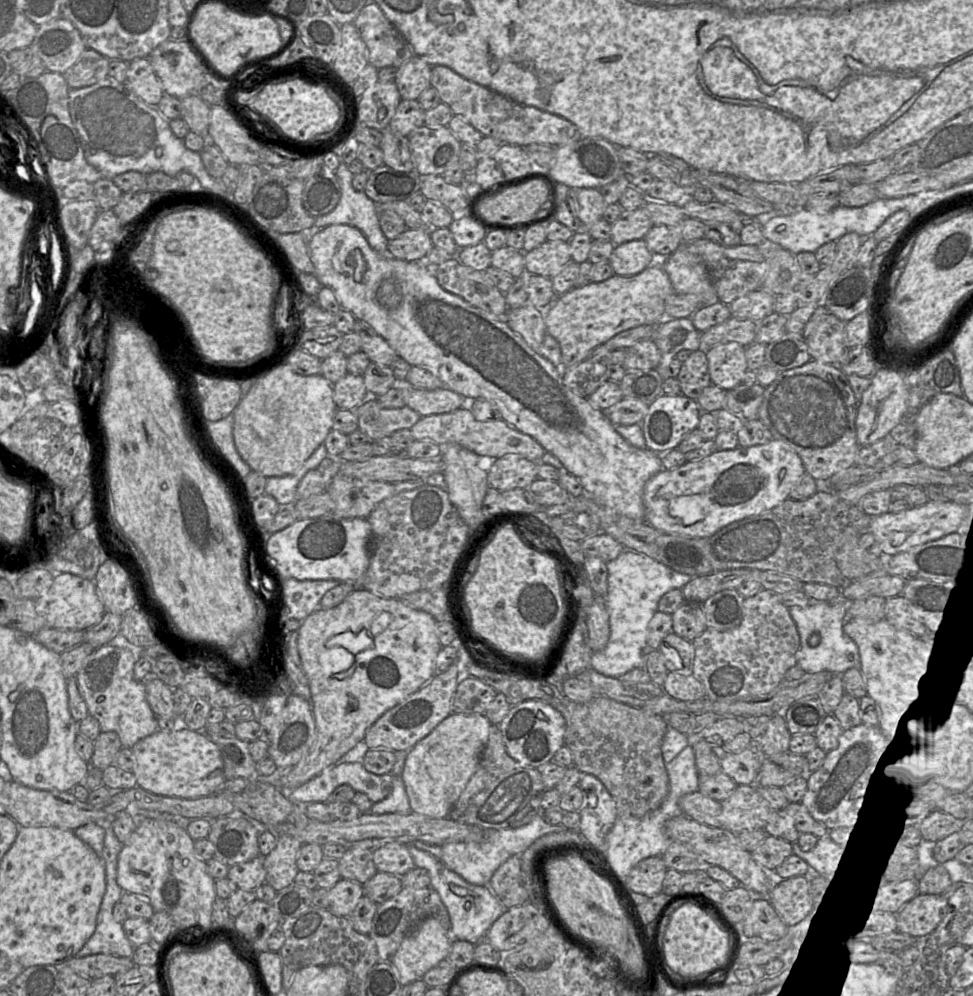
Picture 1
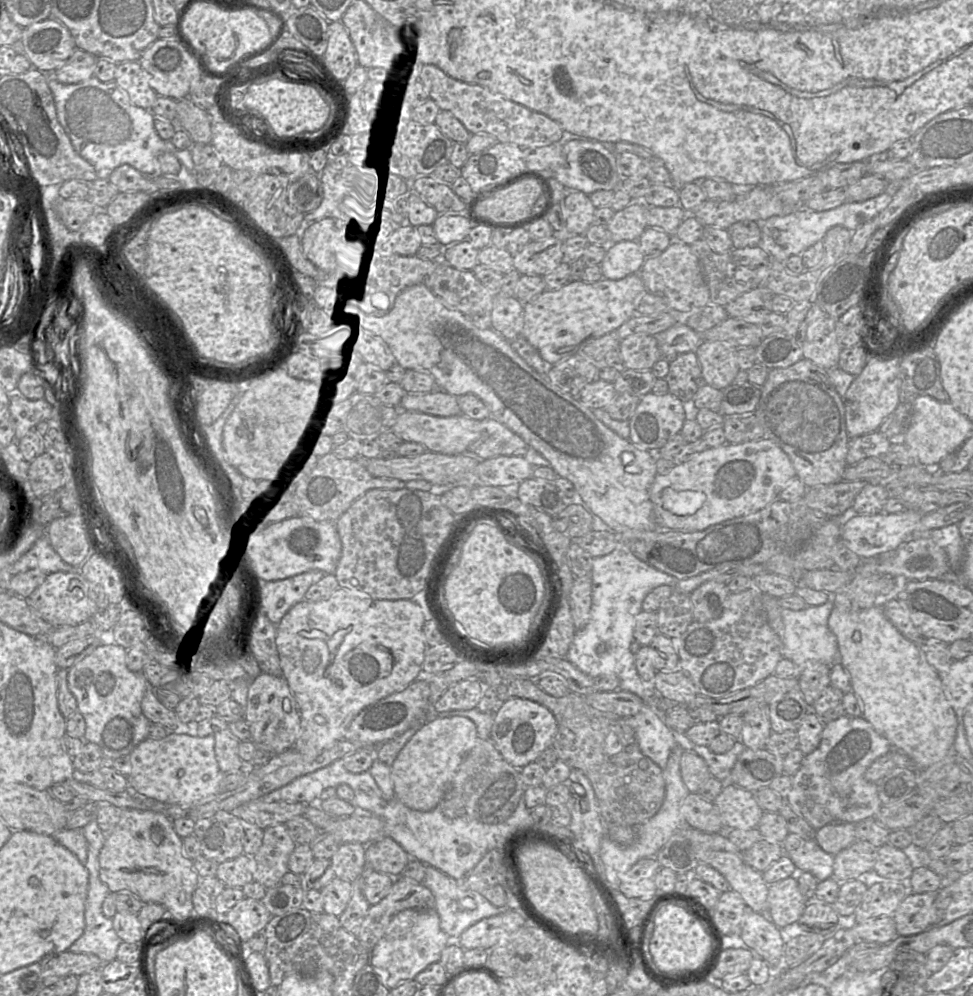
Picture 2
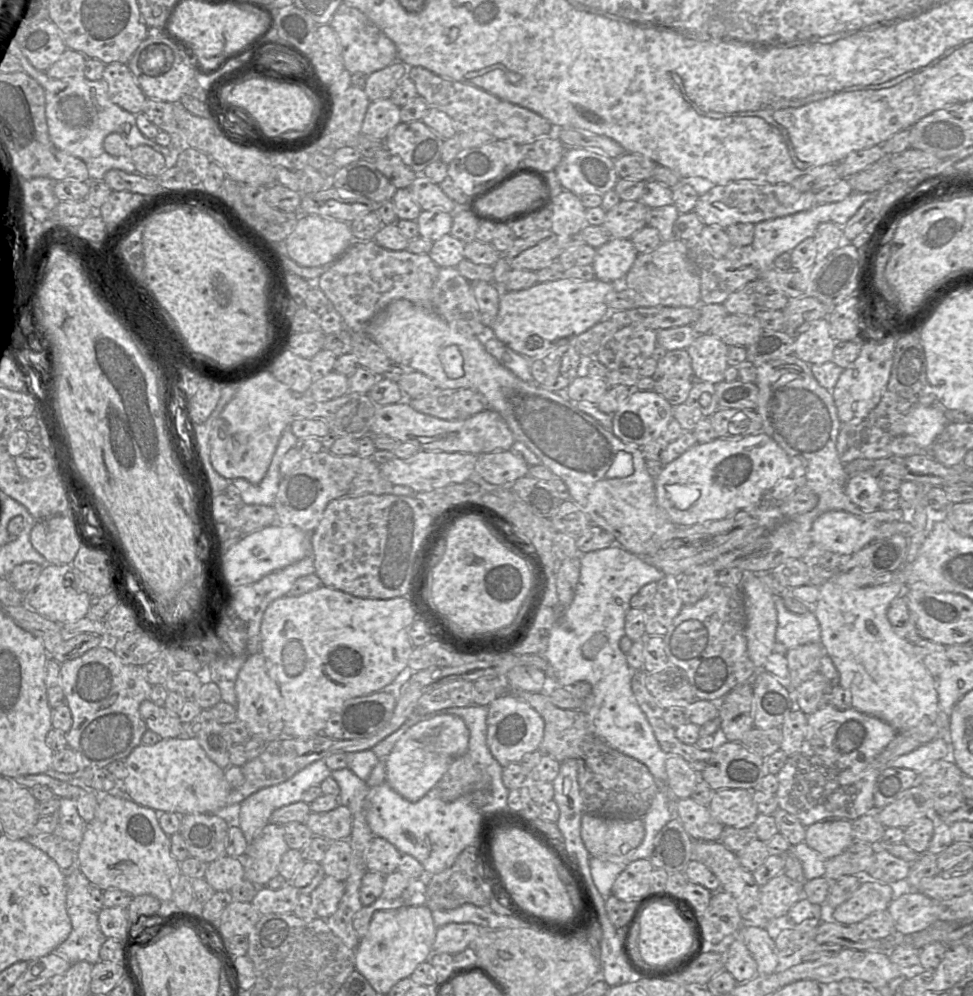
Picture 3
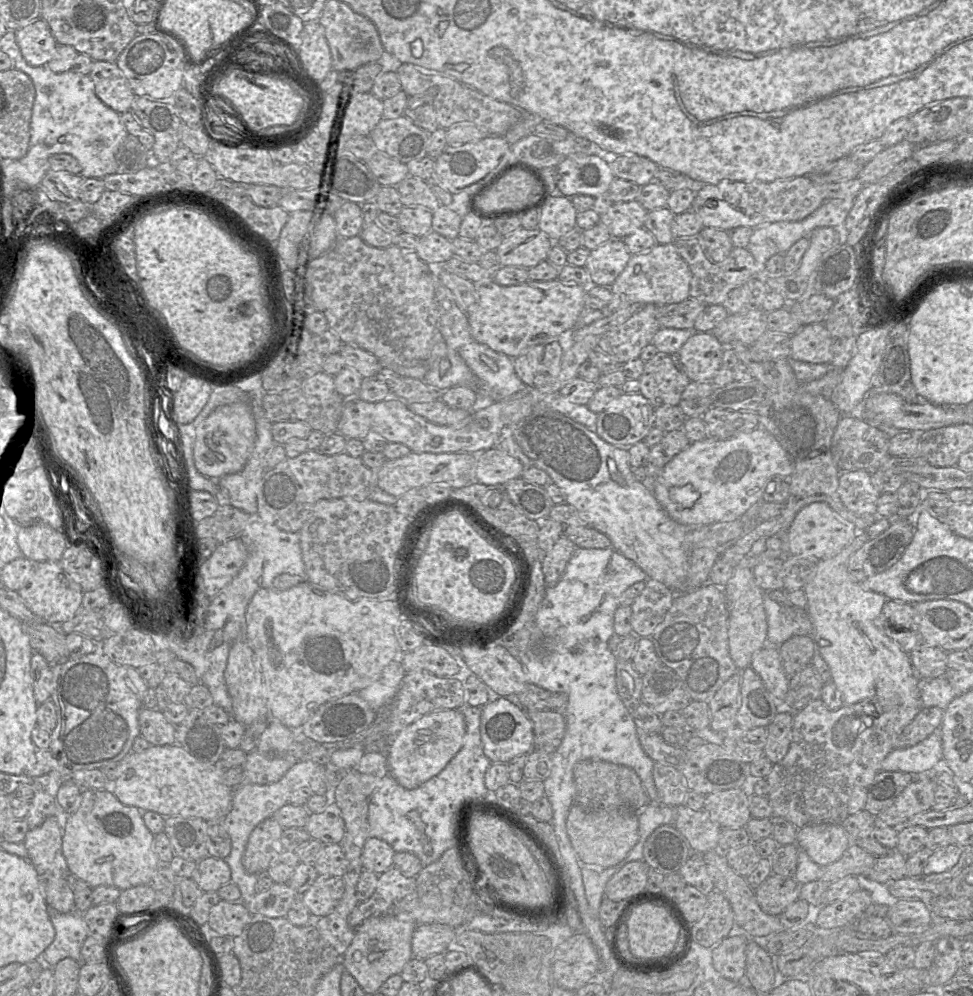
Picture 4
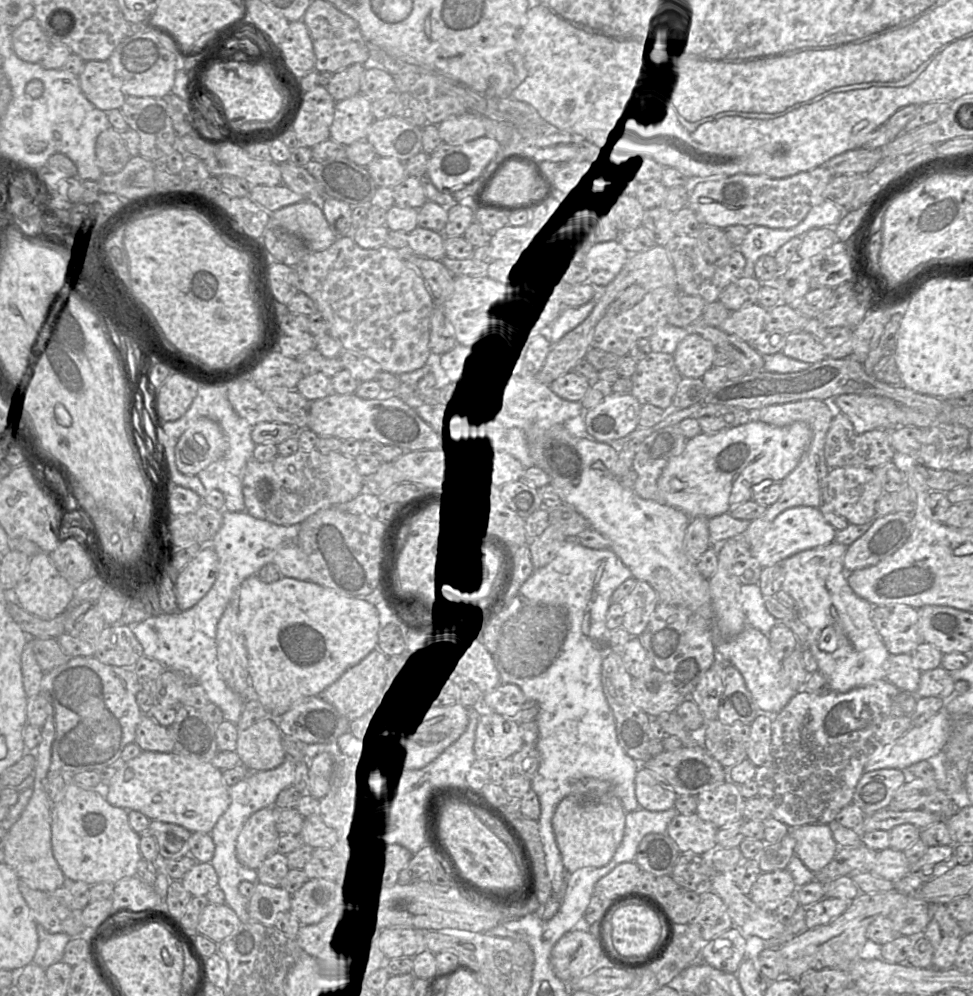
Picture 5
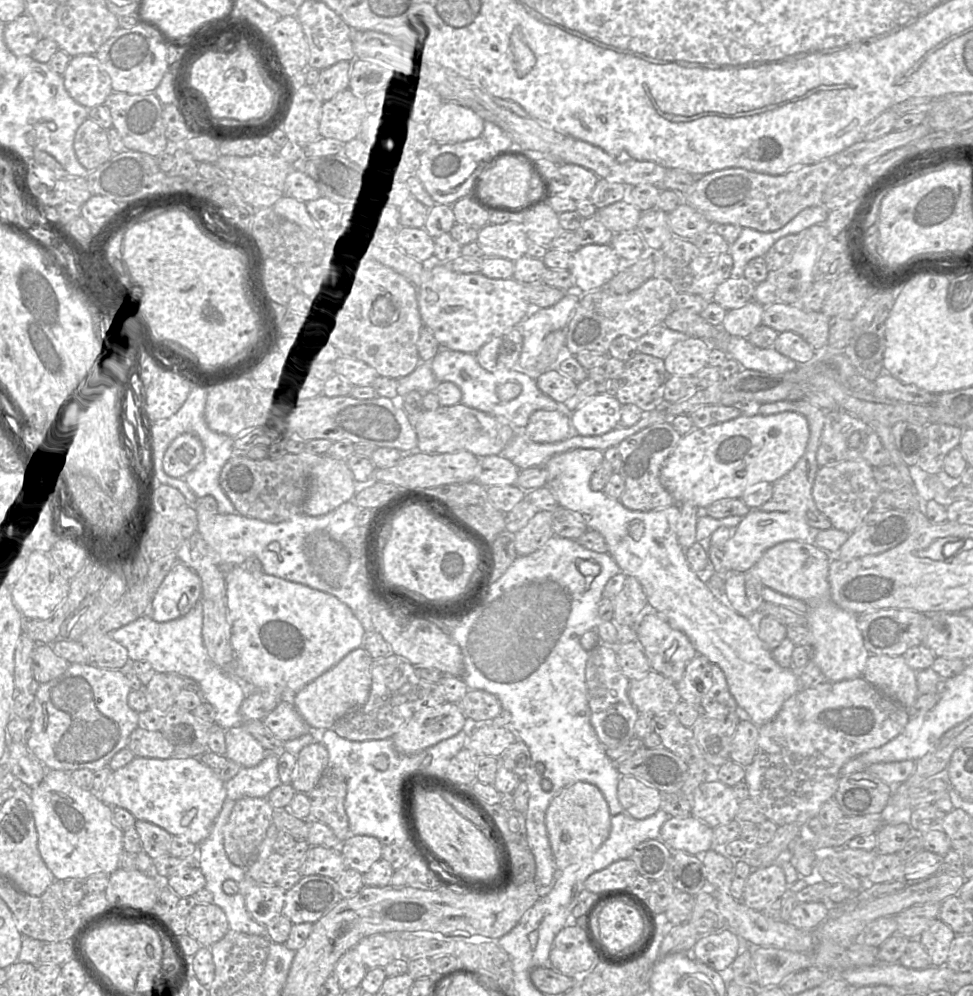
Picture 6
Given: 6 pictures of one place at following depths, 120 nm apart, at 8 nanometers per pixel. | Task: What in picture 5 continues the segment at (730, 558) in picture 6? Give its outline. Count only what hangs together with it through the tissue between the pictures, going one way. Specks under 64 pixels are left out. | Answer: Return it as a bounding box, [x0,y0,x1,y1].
[750,506,837,568]

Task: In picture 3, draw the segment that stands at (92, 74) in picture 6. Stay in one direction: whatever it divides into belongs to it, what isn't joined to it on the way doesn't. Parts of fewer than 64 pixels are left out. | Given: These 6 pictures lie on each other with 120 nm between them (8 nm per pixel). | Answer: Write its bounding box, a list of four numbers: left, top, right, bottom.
[102,62,147,115]

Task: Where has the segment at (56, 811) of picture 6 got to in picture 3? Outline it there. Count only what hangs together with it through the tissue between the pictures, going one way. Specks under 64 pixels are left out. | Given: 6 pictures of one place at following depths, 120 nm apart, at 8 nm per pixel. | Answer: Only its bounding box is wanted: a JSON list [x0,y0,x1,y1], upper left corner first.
[76,792,182,902]

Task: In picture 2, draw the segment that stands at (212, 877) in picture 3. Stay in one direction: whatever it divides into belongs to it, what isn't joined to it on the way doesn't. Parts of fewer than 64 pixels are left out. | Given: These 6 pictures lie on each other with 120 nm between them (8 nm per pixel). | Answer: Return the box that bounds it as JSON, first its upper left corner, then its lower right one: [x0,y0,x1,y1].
[216,854,256,887]

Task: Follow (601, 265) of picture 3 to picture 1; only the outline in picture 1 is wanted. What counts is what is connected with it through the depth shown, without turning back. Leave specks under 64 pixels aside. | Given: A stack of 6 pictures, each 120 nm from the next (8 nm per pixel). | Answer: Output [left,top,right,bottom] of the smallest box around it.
[609,239,656,277]

